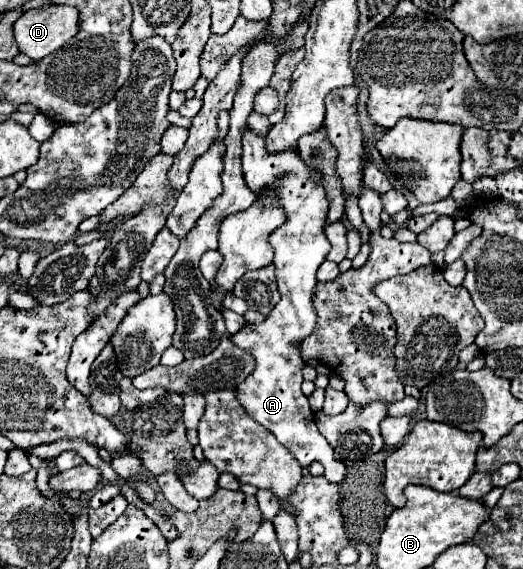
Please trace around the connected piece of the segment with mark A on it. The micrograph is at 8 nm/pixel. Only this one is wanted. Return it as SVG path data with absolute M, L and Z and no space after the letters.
M254 131L244 133L242 137L244 153L244 179L246 185L260 193L264 185L278 185L278 195L286 209L288 221L270 235L270 245L274 247L274 267L276 281L282 301L272 309L272 313L256 325L244 325L238 333L230 337L234 345L246 349L254 357L254 371L236 387L236 397L242 403L244 411L262 427L272 431L276 439L290 449L300 467L308 467L318 461L326 469L328 481L342 481L344 463L334 459L334 449L320 435L308 399L300 391L302 367L306 365L298 353L296 343L306 339L316 327L316 309L314 309L314 289L316 289L316 271L330 251L330 243L324 237L324 221L328 213L328 199L324 187L320 185L320 175L312 169L306 169L298 153L266 153L264 137Z

